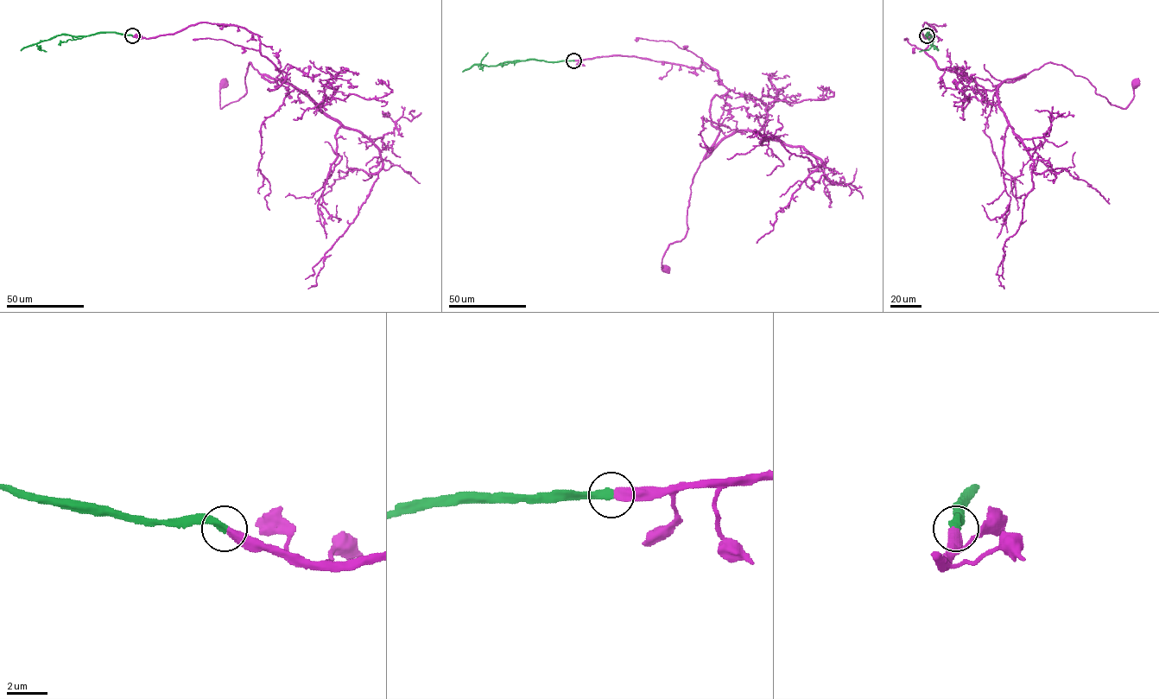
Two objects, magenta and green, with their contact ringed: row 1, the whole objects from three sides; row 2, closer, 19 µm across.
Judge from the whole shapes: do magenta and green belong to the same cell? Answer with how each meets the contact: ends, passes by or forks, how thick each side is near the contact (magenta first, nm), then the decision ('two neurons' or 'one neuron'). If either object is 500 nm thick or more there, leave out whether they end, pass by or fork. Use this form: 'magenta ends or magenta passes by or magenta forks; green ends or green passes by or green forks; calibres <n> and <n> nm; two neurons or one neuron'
magenta ends; green ends; calibres 440 and 400 nm; one neuron

